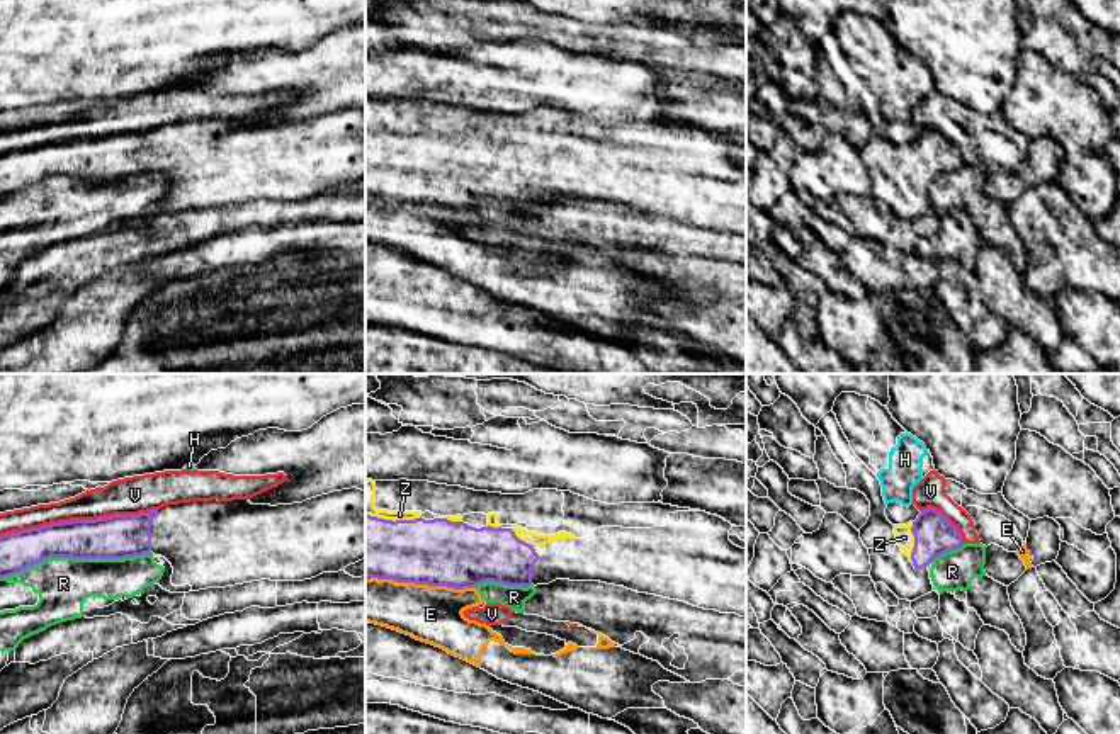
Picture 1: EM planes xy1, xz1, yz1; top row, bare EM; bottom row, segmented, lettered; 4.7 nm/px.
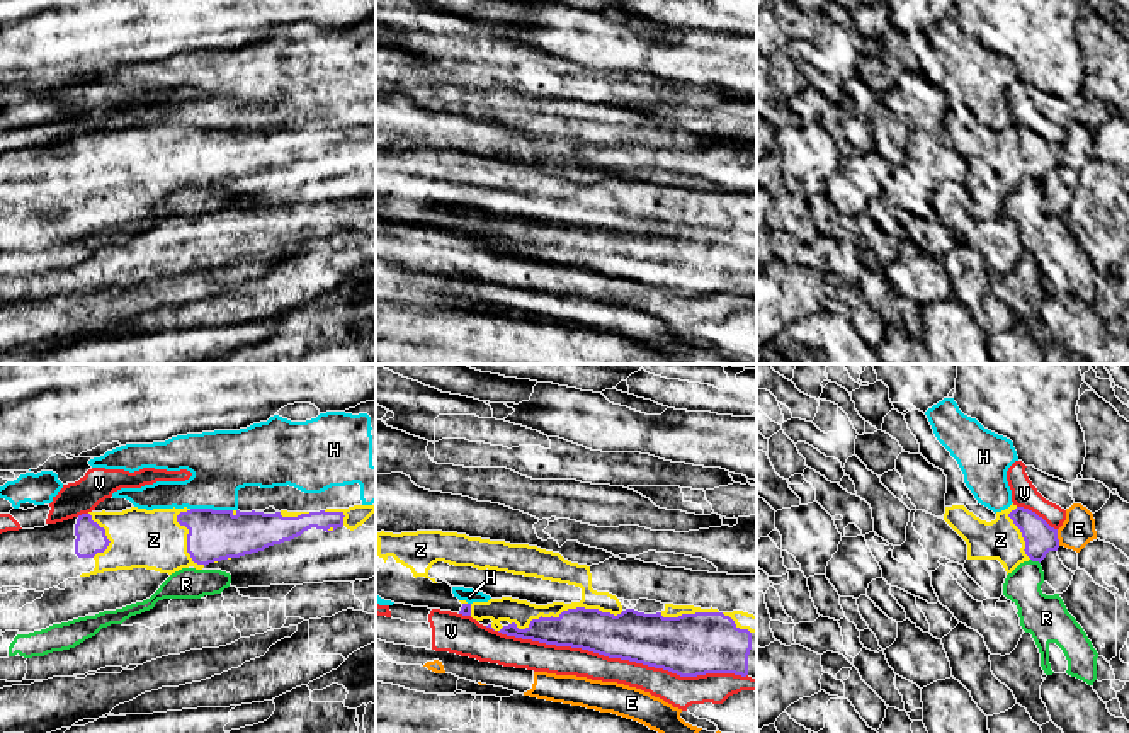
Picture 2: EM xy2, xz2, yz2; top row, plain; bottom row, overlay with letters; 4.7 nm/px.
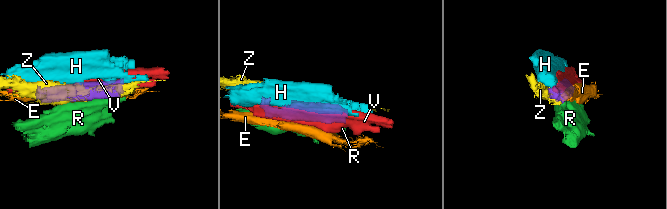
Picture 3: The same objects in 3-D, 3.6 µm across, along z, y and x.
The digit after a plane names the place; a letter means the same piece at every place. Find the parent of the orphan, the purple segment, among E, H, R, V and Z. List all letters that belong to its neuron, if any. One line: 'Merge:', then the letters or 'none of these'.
Merge: none of these

